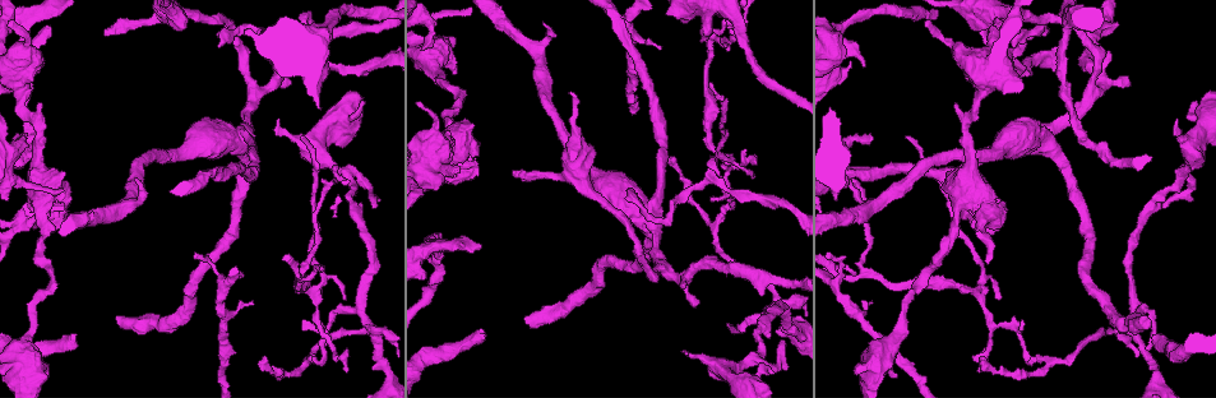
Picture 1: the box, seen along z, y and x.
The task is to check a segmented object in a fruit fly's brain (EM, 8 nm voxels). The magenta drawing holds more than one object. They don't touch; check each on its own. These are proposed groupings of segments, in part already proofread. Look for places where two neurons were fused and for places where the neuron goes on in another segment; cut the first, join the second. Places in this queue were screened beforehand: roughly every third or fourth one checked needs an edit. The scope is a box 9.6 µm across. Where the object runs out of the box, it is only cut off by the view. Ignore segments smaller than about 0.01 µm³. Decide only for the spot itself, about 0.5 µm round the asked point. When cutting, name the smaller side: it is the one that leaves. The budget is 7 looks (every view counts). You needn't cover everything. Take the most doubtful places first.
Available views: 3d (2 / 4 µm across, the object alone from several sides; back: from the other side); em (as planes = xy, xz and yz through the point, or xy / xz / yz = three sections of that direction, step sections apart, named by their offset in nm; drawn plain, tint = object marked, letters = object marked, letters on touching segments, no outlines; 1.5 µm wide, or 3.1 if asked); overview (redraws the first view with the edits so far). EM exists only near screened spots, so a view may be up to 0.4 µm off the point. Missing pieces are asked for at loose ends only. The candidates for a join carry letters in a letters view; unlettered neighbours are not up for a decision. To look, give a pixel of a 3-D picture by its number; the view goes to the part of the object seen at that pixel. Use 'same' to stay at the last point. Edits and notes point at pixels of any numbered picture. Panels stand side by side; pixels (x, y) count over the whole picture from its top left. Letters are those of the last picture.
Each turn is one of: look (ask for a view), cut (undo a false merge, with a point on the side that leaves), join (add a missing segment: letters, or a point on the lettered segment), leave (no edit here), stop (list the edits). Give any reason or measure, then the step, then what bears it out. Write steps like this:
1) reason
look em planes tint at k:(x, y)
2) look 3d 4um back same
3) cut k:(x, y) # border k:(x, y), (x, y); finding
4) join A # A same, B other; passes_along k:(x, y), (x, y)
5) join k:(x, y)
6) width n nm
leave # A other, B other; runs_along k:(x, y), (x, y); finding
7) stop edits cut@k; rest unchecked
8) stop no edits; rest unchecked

look em planes plain at 1:(696, 307)

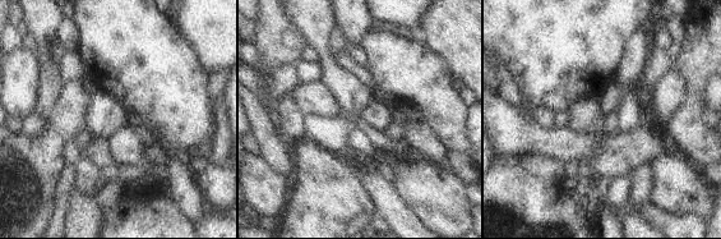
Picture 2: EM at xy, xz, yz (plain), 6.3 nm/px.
see the neighbours
look em planes letters same

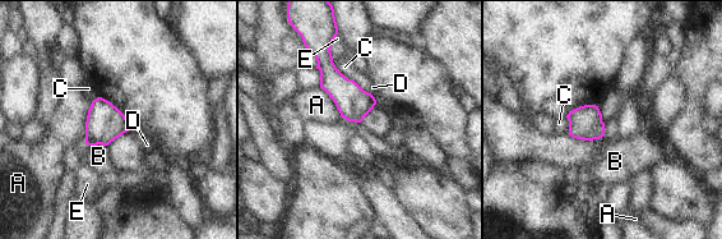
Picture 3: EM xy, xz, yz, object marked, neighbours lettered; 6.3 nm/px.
leave # A other, B other, C other, D other, E other; border 3:(107, 145), (88, 146); none of them fits

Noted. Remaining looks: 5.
three-way junction
look em planes letters at 1:(978, 296)

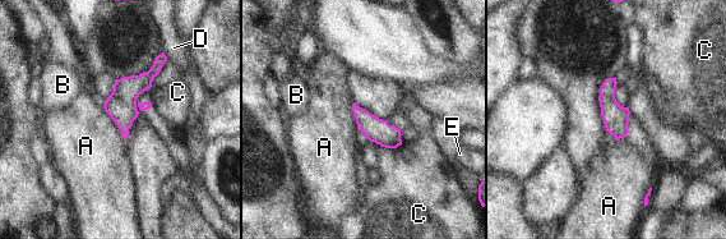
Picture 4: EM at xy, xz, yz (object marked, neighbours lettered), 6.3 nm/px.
leave # A other, B other, C other, D other, E other; runs_along 4:(162, 58), (125, 99), (125, 133); all the same neuron

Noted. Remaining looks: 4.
three arms meet
look 3d 2um at 1:(709, 41)

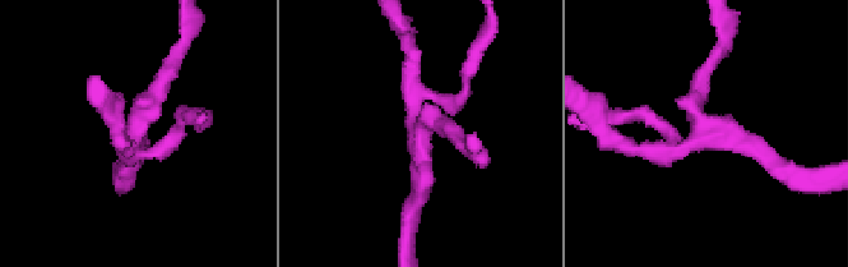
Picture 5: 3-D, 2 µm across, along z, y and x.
look em yz step 8 tint at 5:(422, 130)

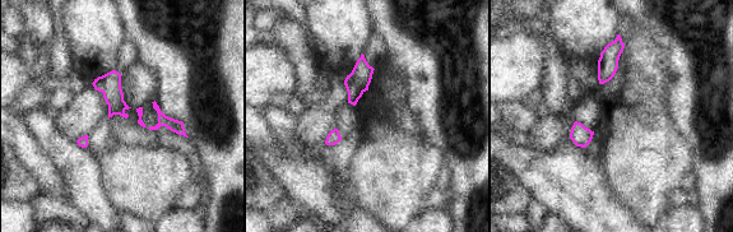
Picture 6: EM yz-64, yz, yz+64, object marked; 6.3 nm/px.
look em planes letters same

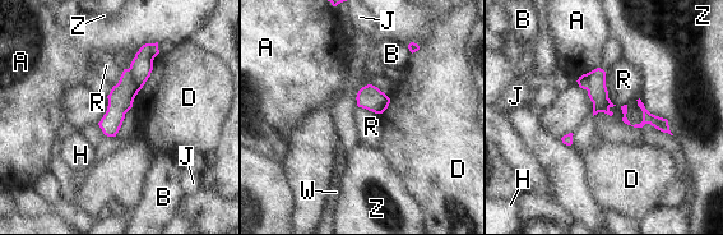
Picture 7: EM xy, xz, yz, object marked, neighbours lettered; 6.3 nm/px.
cut 7:(142, 65) # A other, B other, D other, H other, J other, R other, W other, Z other; border 7:(129, 68), (133, 79), (142, 87); a second neuron is stuck on

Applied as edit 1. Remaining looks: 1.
stop edits cut@7; rest unchecked

